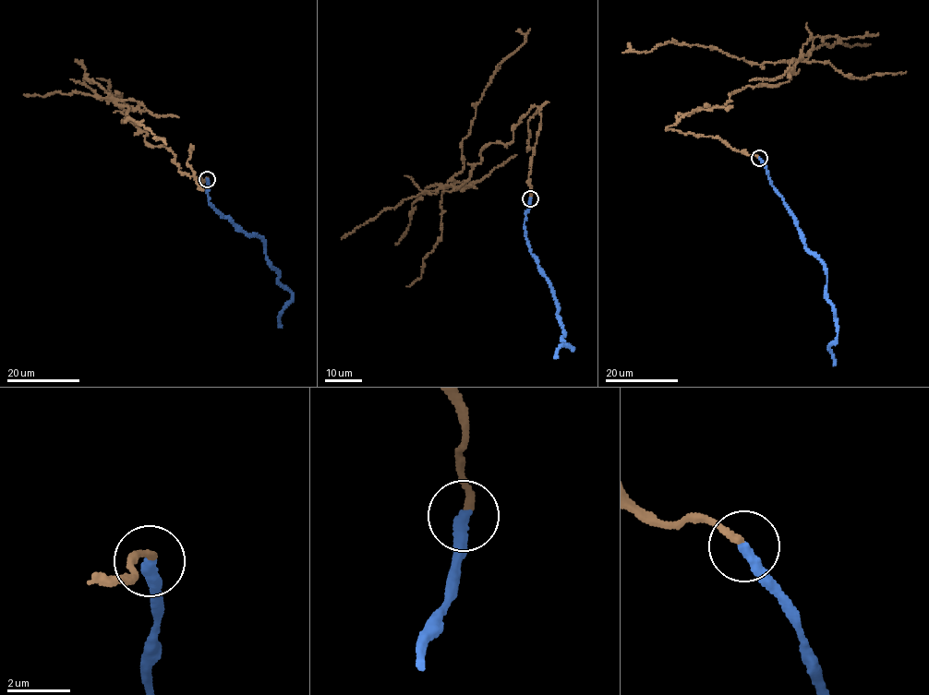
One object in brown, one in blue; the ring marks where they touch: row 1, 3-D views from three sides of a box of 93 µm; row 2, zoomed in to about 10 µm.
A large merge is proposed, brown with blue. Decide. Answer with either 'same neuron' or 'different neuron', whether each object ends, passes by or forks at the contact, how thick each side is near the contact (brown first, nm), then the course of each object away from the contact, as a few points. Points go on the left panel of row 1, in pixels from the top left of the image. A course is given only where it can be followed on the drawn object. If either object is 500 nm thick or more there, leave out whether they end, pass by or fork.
different neuron; brown ends; blue ends; calibres 200 and 380 nm; course brown (208, 178), (198, 188), (116, 104), (127, 106), (123, 122), (164, 138), (153, 137); course blue (208, 178), (209, 203), (237, 228), (263, 239), (268, 264), (292, 295), (280, 327)

